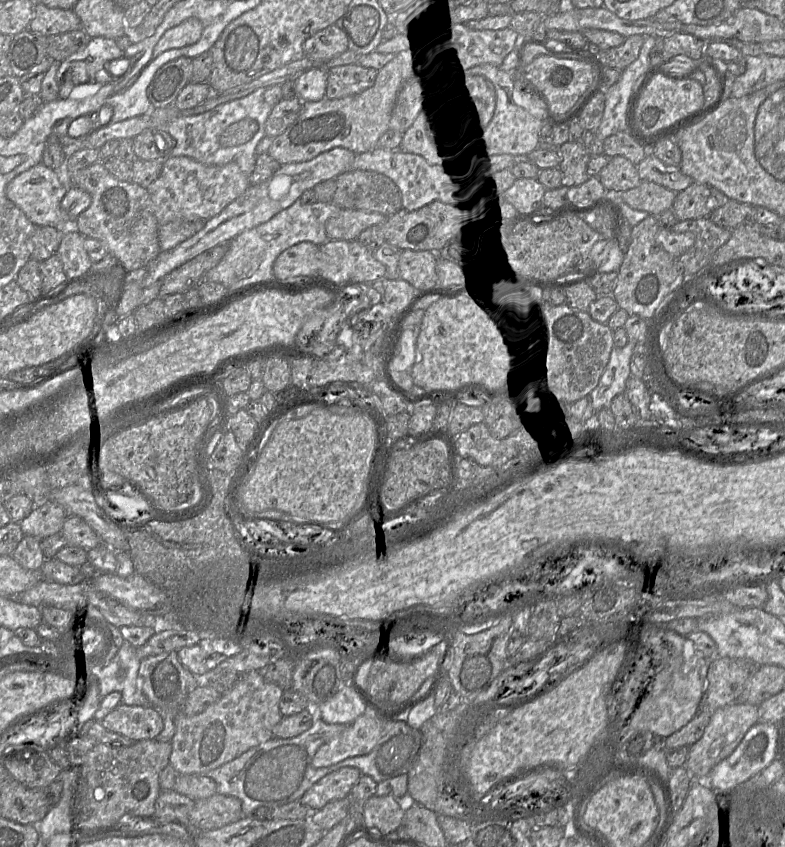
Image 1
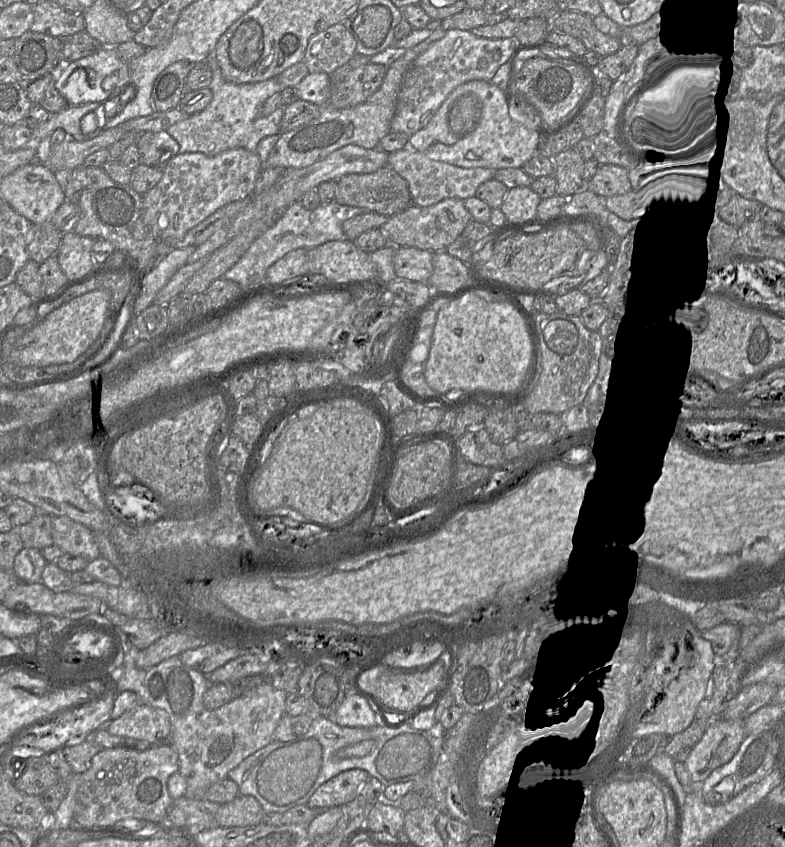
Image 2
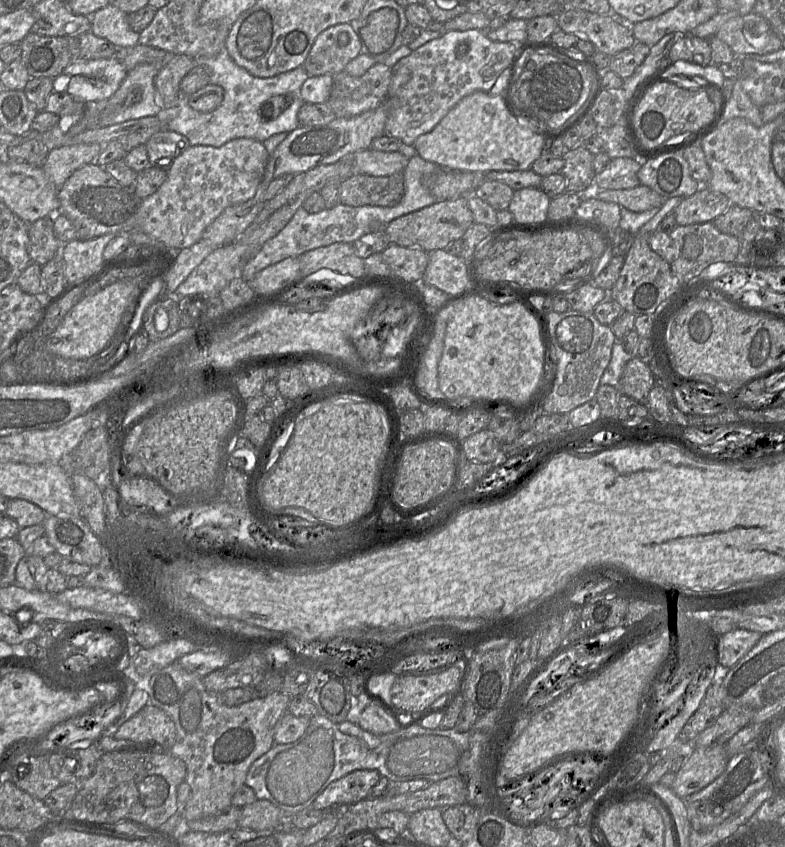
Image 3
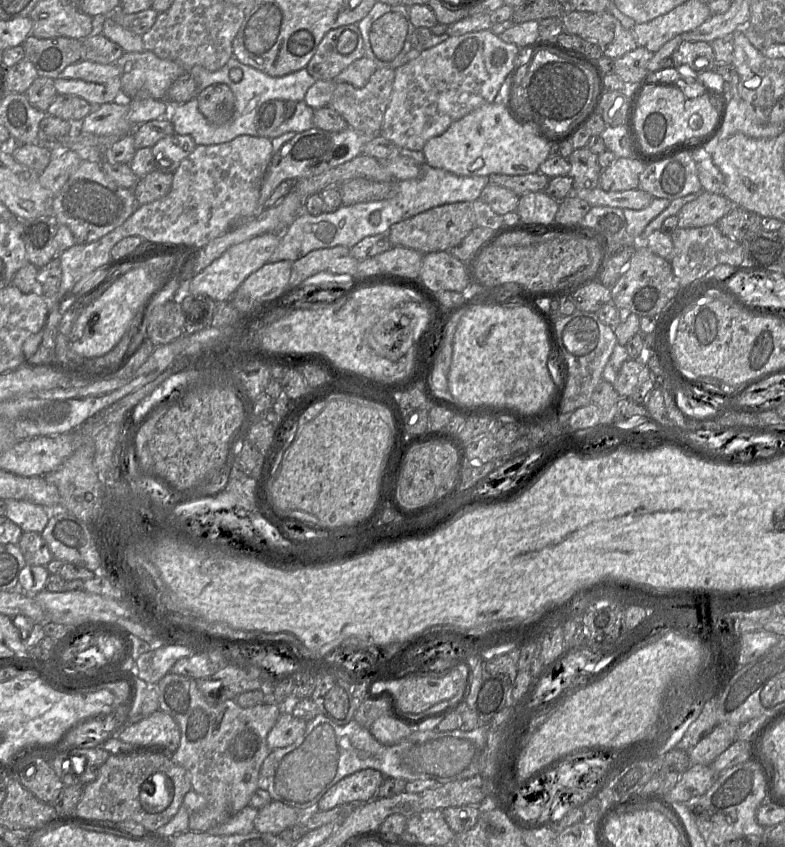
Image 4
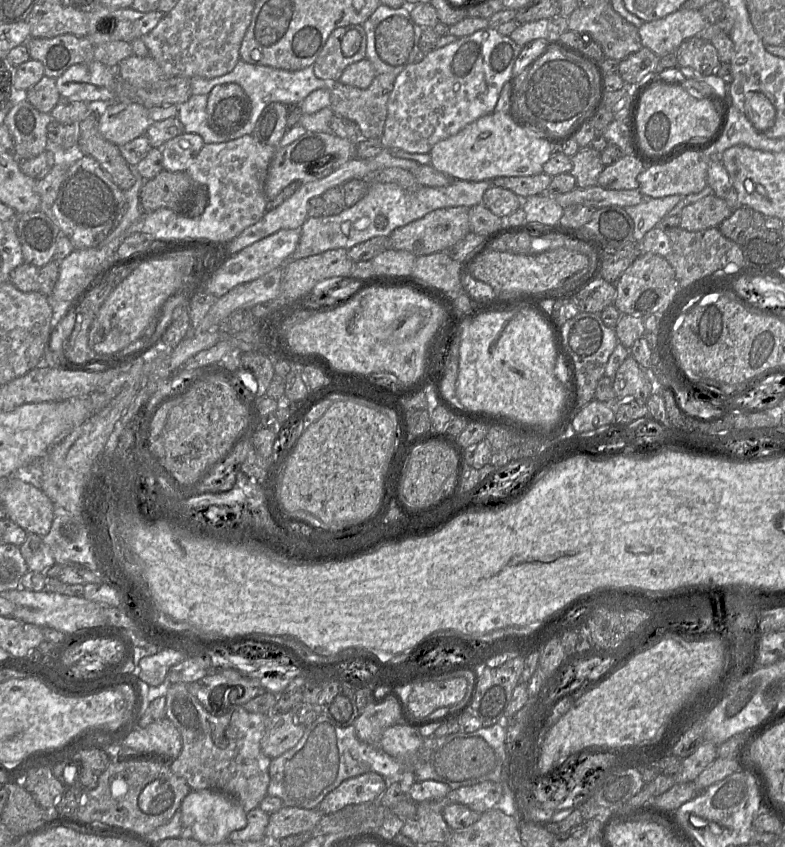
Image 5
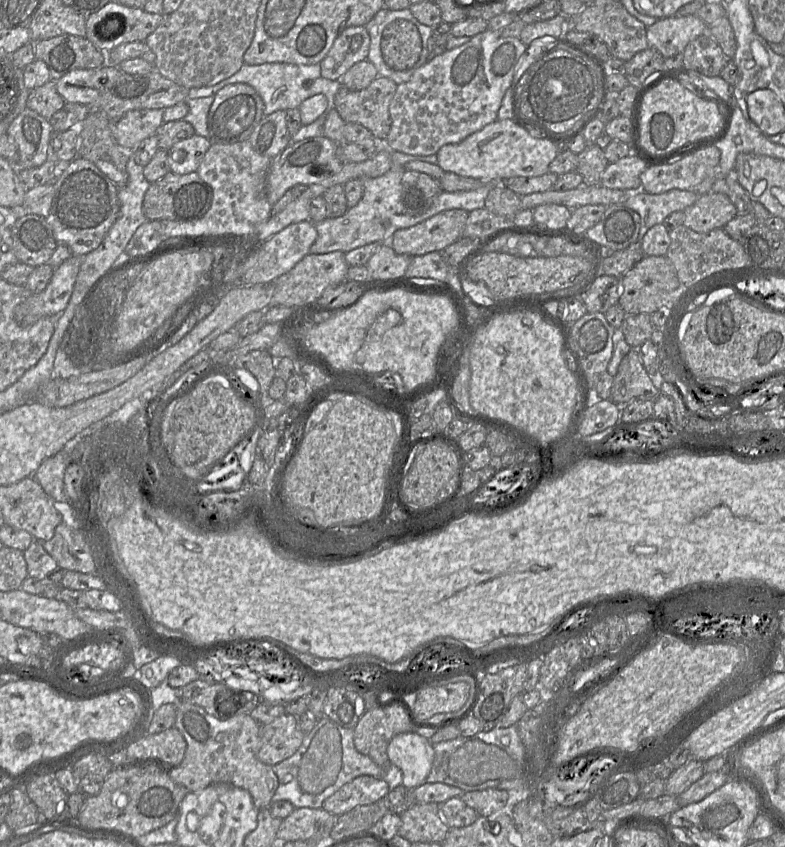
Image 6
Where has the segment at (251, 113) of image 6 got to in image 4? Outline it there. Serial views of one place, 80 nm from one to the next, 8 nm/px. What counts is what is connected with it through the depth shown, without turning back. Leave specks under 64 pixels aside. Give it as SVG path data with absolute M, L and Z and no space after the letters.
M213 84L196 96L198 109L213 125L229 121L235 111L235 97L226 84Z

